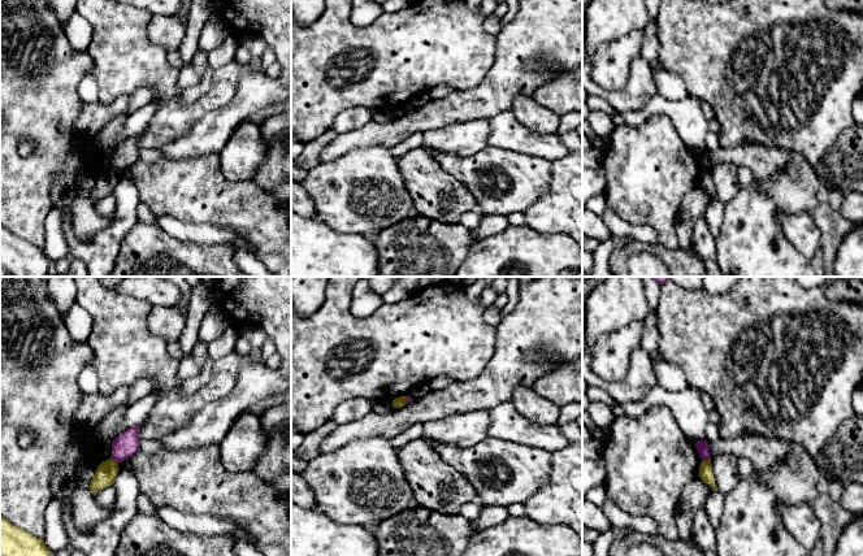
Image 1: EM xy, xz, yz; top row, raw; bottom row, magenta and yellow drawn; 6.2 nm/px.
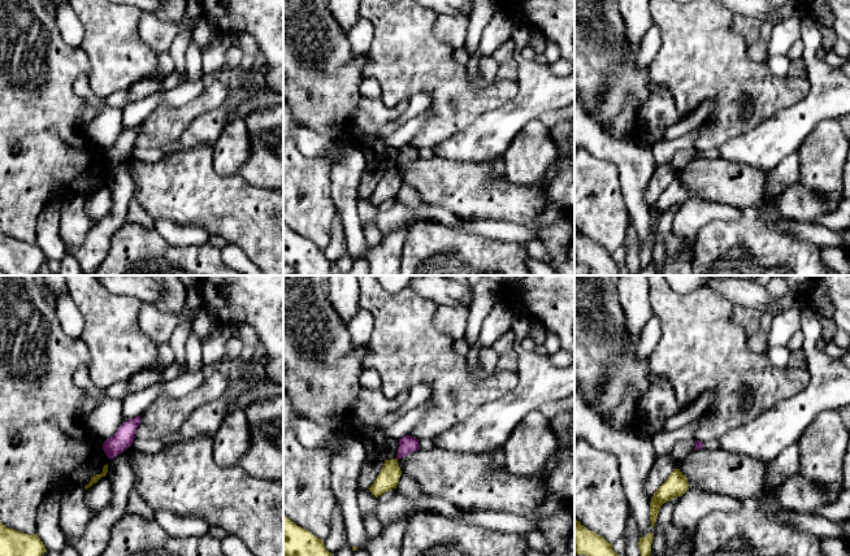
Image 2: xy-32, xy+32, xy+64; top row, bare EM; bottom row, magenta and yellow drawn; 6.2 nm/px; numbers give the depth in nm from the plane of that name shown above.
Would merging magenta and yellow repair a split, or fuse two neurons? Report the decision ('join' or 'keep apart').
keep apart

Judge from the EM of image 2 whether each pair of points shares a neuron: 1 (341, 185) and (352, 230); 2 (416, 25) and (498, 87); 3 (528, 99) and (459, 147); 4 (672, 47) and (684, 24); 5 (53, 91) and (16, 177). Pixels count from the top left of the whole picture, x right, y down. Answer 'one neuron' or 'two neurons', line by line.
1: one neuron
2: one neuron
3: one neuron
4: one neuron
5: one neuron

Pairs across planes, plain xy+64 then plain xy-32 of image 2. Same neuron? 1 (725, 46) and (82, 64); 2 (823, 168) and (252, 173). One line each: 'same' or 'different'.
1: different
2: different

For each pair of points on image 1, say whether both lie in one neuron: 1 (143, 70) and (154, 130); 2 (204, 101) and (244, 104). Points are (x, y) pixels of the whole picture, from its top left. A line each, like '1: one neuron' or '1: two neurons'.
1: one neuron
2: two neurons

